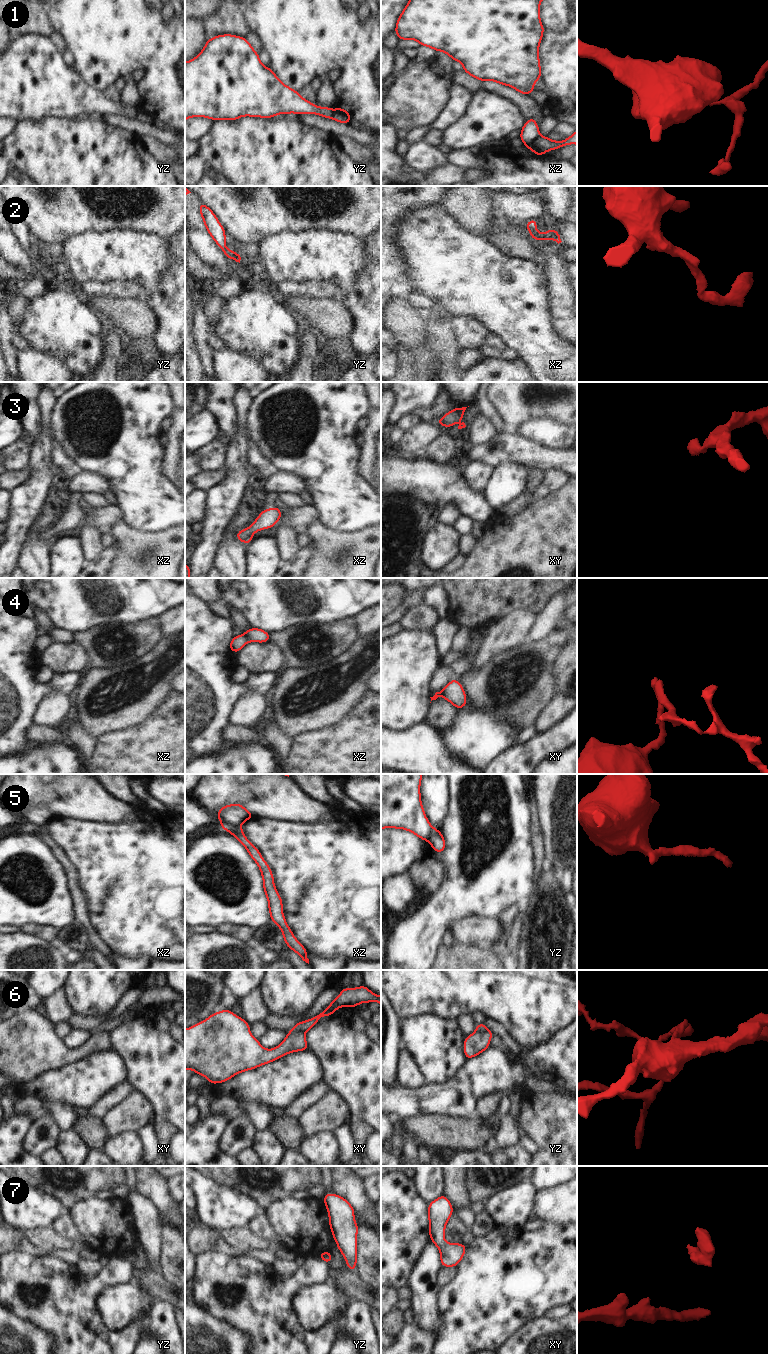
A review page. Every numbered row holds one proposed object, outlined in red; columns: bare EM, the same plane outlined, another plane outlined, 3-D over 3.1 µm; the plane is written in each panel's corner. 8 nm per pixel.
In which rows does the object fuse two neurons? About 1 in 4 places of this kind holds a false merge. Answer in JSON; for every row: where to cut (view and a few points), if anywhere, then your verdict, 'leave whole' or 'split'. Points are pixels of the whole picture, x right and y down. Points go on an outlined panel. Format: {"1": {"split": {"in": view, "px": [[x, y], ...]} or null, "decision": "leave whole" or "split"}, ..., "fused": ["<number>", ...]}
{"1": {"split": {"in": "xz", "px": [[540, 135], [525, 145]]}, "decision": "split"}, "2": {"split": null, "decision": "leave whole"}, "3": {"split": null, "decision": "leave whole"}, "4": {"split": {"in": "xz", "px": [[243, 634], [248, 641]]}, "decision": "split"}, "5": {"split": {"in": "xz", "px": [[221, 824], [223, 826], [239, 826]]}, "decision": "split"}, "6": {"split": {"in": "xy", "px": [[291, 1030], [303, 1030], [305, 1032]]}, "decision": "split"}, "7": {"split": null, "decision": "leave whole"}, "fused": ["1", "4", "5", "6"]}

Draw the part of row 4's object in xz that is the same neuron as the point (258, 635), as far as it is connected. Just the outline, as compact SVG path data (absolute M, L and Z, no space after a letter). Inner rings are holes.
M249 628L244 635L247 637L248 642L264 643L270 641L269 633L260 628Z

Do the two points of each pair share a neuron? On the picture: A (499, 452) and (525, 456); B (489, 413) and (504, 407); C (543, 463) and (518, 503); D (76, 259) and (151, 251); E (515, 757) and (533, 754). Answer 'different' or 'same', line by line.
A: same
B: different
C: different
D: same
E: same

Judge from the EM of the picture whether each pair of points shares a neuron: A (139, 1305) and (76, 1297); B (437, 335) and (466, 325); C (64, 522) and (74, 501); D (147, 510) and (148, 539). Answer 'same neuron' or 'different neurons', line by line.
A: different neurons
B: different neurons
C: same neuron
D: different neurons

